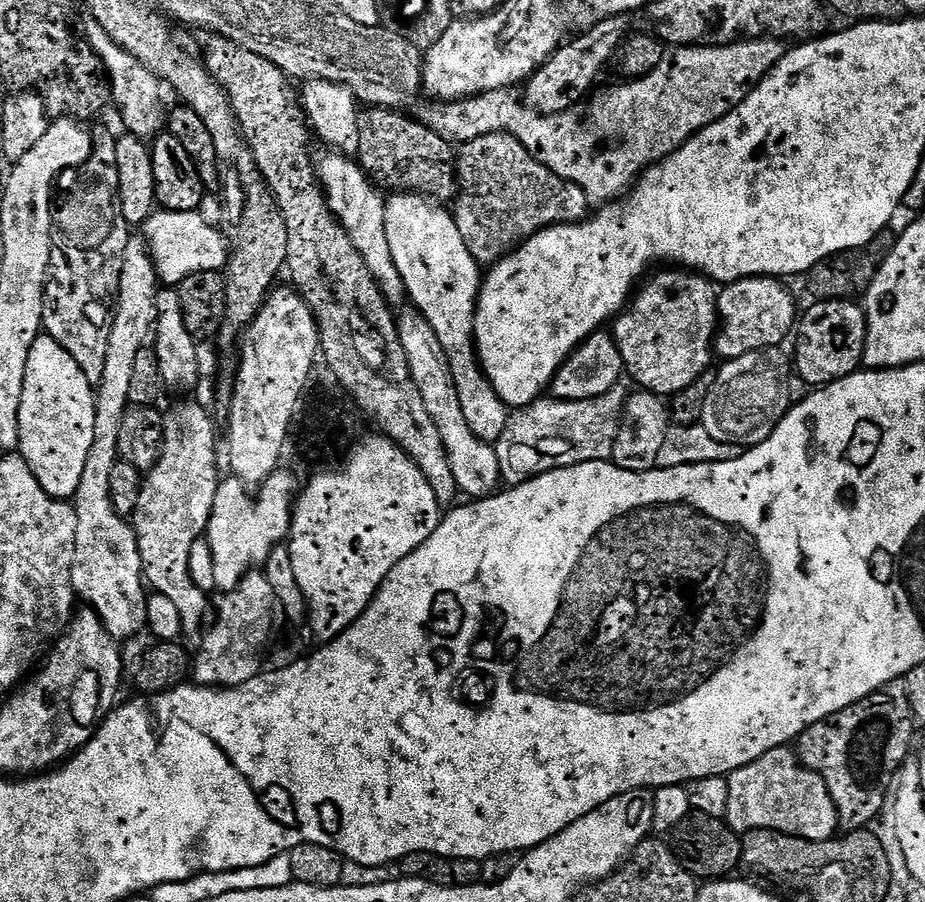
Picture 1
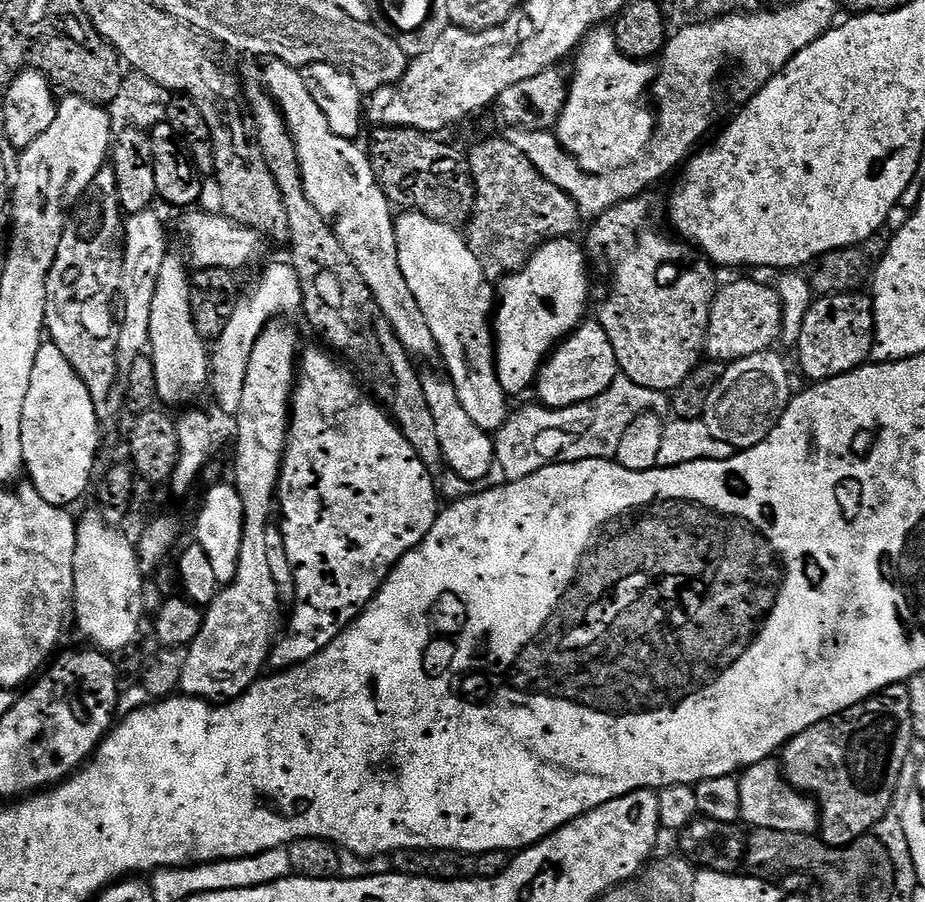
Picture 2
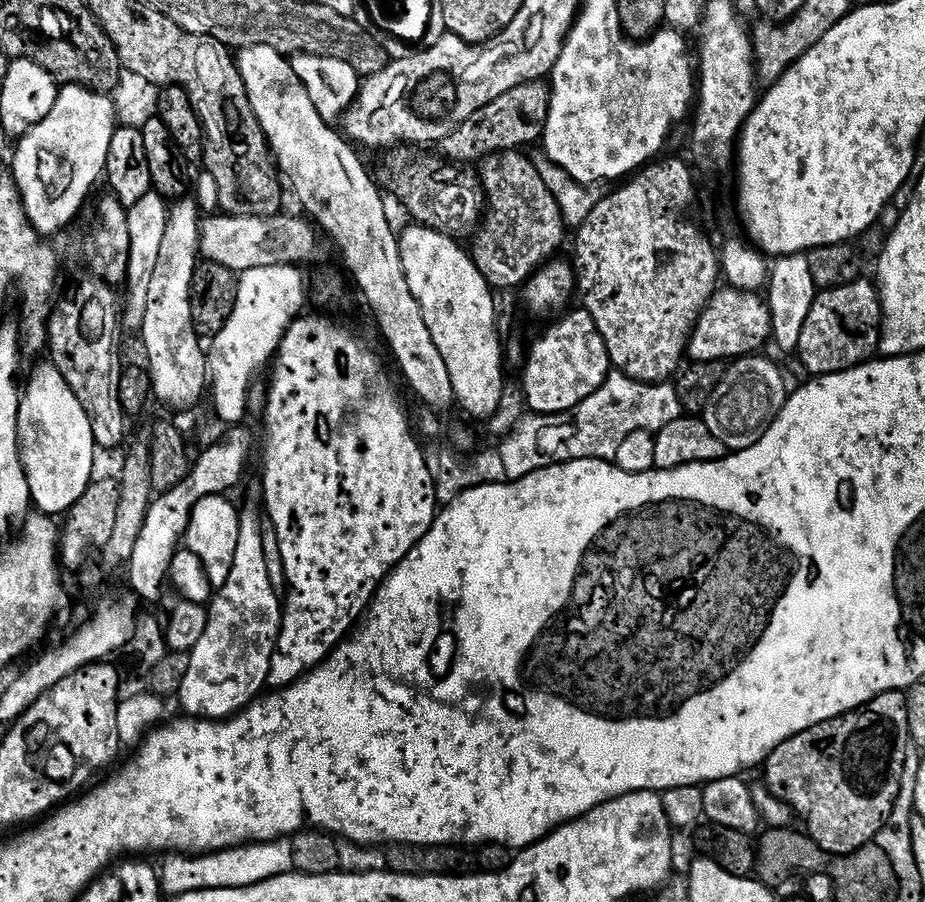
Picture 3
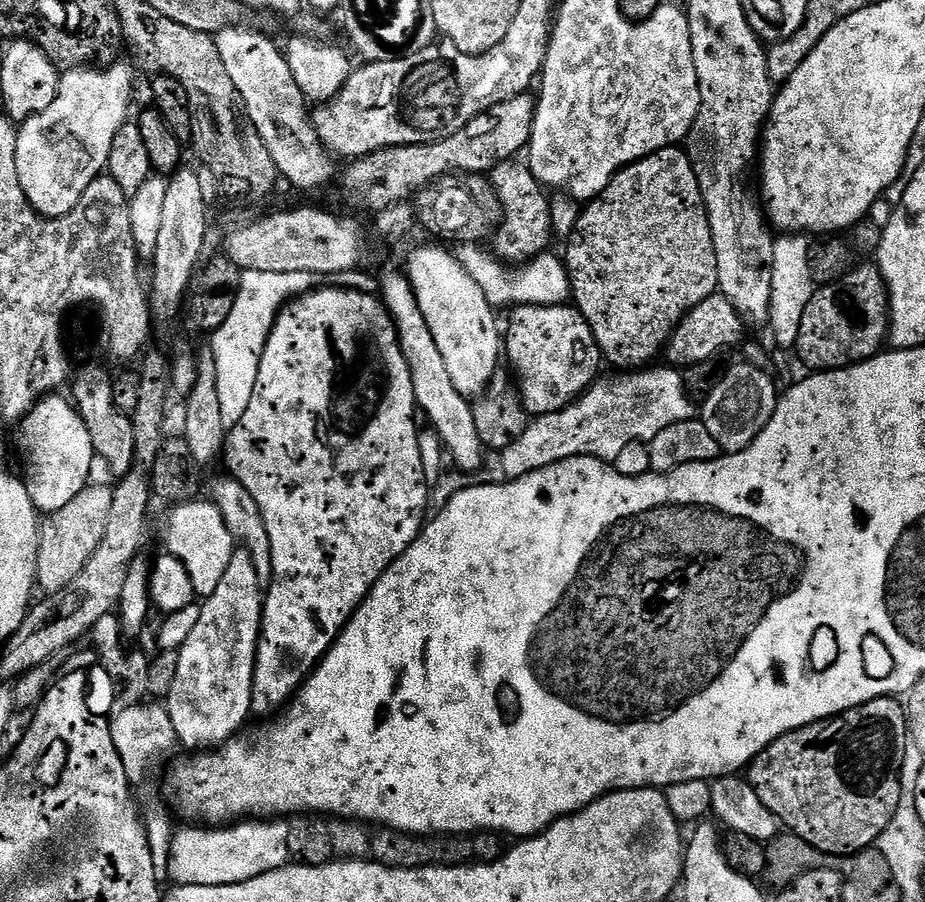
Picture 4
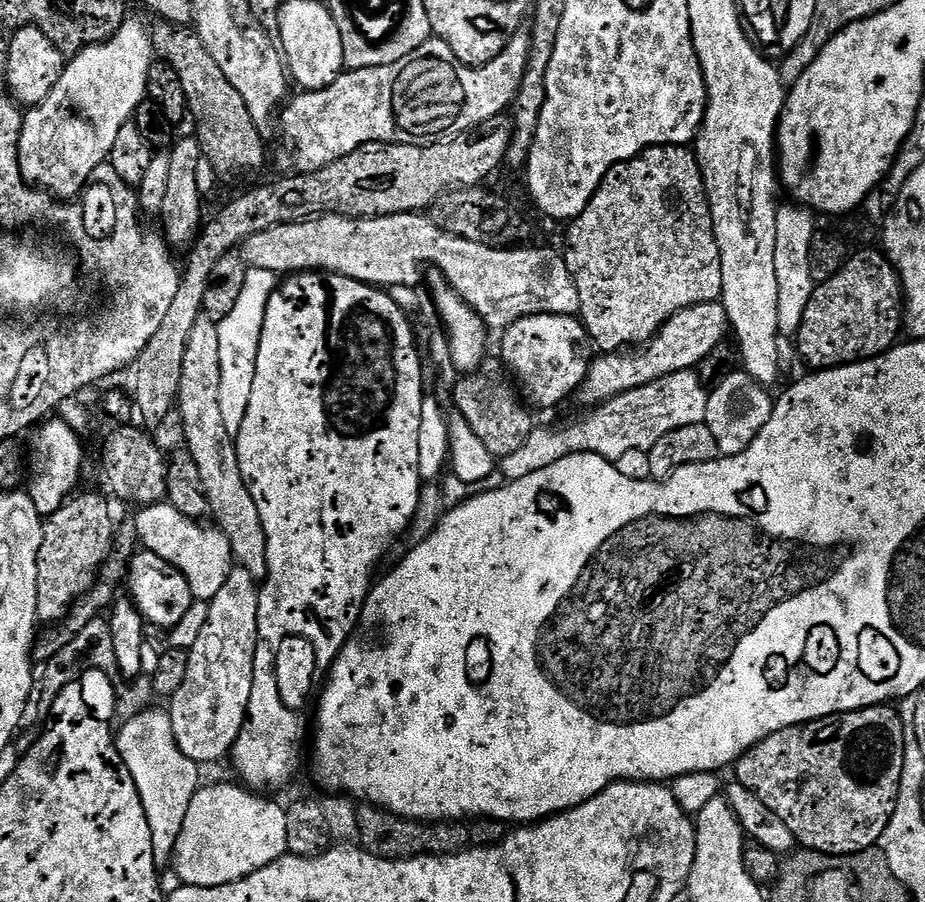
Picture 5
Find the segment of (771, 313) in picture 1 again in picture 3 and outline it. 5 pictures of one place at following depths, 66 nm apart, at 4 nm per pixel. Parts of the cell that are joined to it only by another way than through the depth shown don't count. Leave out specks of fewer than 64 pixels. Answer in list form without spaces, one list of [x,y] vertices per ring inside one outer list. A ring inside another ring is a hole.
[[[731,286],[721,287],[711,298],[710,302],[706,306],[706,310],[701,314],[698,318],[698,322],[694,326],[694,330],[692,331],[692,336],[688,339],[688,350],[686,353],[687,359],[689,361],[695,362],[697,364],[716,364],[717,362],[721,362],[720,360],[724,360],[723,362],[735,362],[745,356],[750,356],[761,351],[760,348],[765,343],[766,345],[771,341],[772,338],[772,323],[770,322],[770,310],[768,309],[767,303],[757,293],[754,292],[740,292],[737,288],[733,288]]]

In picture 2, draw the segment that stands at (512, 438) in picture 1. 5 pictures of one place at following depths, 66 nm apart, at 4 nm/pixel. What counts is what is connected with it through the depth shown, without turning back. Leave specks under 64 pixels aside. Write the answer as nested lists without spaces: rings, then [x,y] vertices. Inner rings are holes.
[[[619,374],[602,394],[581,404],[565,408],[545,408],[532,402],[529,408],[520,408],[509,415],[508,420],[495,433],[496,464],[504,471],[504,480],[521,480],[551,464],[569,464],[580,460],[610,460],[626,434],[626,426],[634,418],[645,414],[660,414],[669,407],[665,393],[646,390],[630,378]]]

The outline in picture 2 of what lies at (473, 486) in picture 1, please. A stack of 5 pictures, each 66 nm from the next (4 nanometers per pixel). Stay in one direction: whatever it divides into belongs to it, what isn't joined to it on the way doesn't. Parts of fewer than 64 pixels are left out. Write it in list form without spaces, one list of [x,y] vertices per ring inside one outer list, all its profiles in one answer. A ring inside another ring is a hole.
[[[421,375],[422,390],[426,394],[426,406],[430,406],[430,414],[434,417],[434,430],[438,430],[438,446],[442,446],[442,454],[447,471],[452,471],[460,480],[484,480],[491,474],[496,464],[496,445],[493,437],[487,432],[478,430],[478,425],[462,410],[462,402],[458,402],[458,394],[454,390],[447,375]]]

